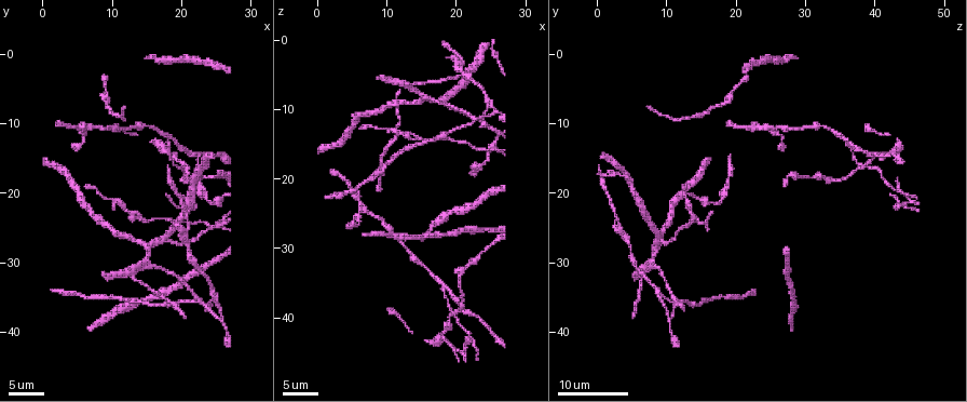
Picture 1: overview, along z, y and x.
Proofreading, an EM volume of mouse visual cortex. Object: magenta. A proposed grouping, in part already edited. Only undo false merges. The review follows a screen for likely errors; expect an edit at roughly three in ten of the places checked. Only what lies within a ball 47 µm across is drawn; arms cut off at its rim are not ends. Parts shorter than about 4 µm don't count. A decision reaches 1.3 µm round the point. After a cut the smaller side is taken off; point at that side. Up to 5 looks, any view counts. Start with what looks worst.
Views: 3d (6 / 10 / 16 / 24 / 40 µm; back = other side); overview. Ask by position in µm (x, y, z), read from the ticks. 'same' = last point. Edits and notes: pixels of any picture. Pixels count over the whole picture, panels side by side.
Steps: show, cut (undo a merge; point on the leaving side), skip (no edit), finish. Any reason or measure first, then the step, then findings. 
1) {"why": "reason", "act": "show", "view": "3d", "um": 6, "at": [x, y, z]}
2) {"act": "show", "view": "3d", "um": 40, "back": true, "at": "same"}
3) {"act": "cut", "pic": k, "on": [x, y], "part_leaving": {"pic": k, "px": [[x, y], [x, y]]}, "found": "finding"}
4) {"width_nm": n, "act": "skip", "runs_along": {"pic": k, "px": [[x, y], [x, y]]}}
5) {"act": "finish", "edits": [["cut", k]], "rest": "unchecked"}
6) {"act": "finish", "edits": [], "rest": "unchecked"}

{"why": "thin arm on a thick one", "act": "show", "view": "3d", "um": 24, "at": [18.0, 26.5, 9.0]}

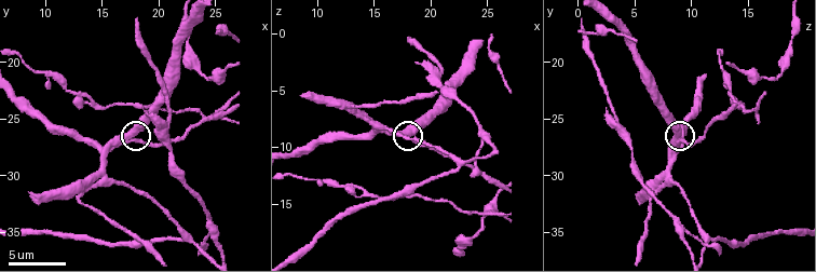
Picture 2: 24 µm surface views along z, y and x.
{"act": "show", "view": "3d", "um": 10, "at": [18.2, 26.2, 8.8]}

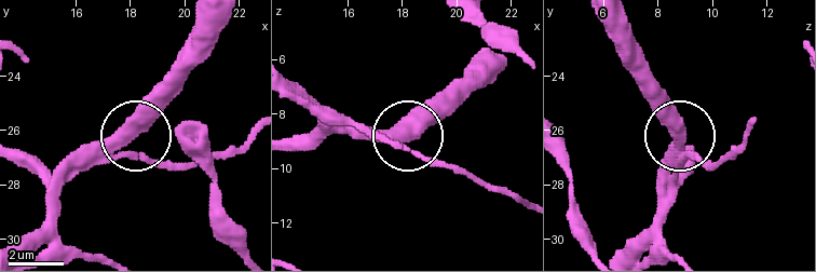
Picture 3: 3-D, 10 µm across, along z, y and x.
{"side_arm_um": 12, "arms": 3, "act": "skip", "found": "continuous, no second neuron"}

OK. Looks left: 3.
{"act": "show", "view": "3d", "um": 10, "at": [15.0, 30.6, 8.0]}

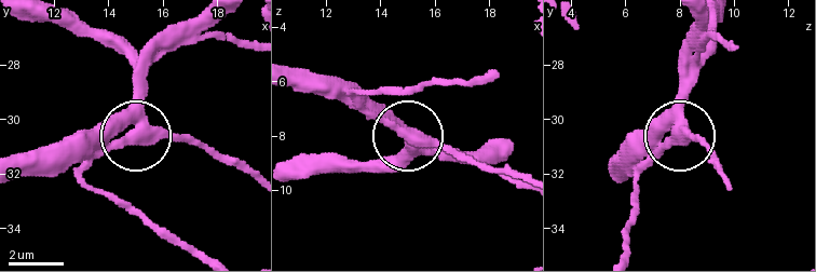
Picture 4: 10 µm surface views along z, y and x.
{"act": "skip", "runs_along": {"pic": 4, "px": [[79, 17], [135, 72], [133, 133], [89, 140]]}, "found": "all the same neuron"}

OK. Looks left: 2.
{"why": "thick turns thin", "act": "show", "view": "3d", "um": 10, "at": [20.6, 25.4, 3.8]}

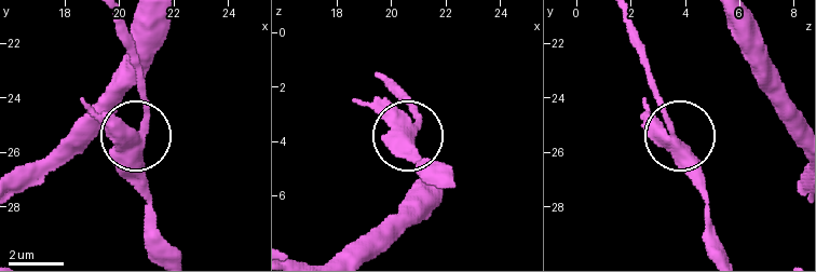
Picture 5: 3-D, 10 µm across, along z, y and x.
{"act": "skip", "runs_along": {"pic": 5, "px": [[168, 249], [136, 145], [143, 70]]}, "found": "one neuron here"}

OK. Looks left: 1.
{"act": "finish", "edits": [], "rest": "unchecked"}

